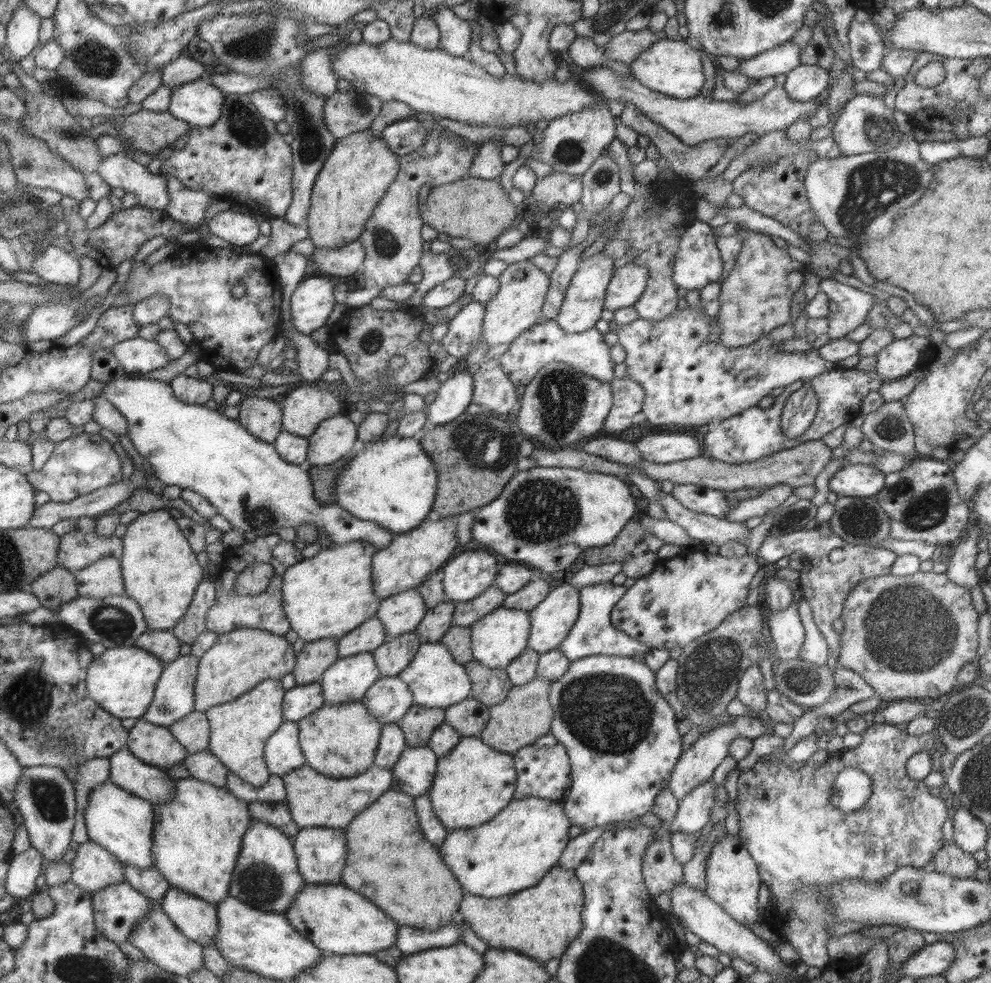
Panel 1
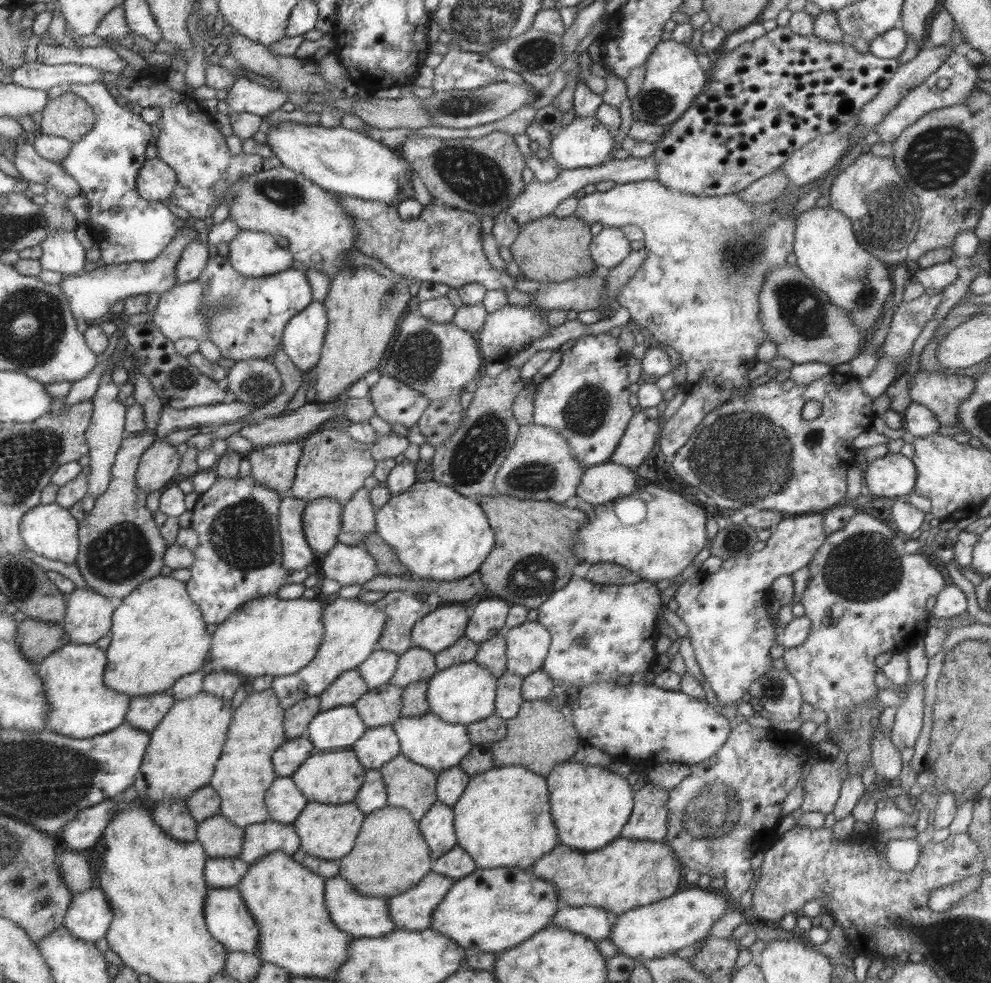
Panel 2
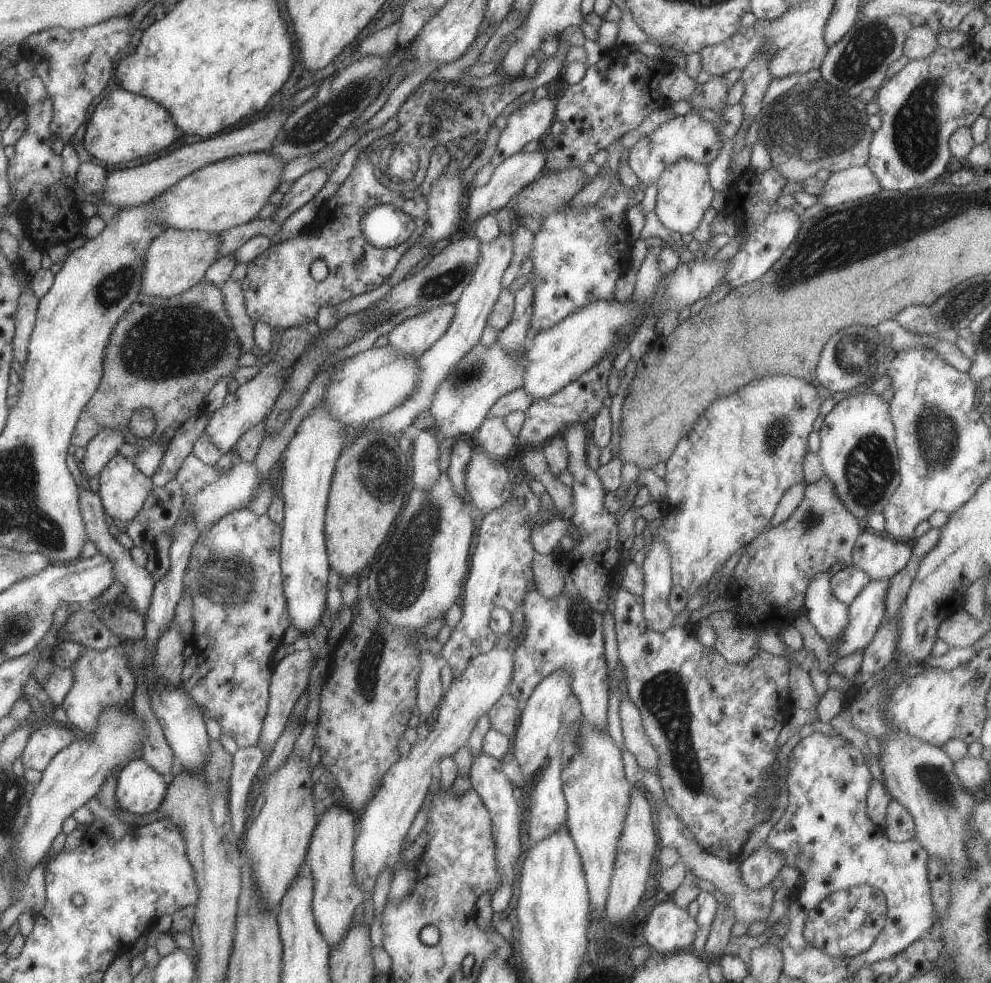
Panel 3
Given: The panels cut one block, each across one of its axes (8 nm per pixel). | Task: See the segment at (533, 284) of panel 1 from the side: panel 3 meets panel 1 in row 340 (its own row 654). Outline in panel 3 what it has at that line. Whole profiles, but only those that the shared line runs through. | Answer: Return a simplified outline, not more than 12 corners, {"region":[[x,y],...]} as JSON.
{"region":[[508,632],[451,680],[424,738],[384,772],[352,879],[392,868],[441,758],[508,692]]}

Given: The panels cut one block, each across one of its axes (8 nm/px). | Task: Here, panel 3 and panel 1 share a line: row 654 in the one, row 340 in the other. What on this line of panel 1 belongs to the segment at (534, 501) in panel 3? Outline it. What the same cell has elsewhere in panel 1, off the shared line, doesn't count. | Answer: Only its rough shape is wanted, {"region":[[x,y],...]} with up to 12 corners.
{"region":[[471,301],[448,323],[440,343],[465,358],[480,343],[484,304]]}

